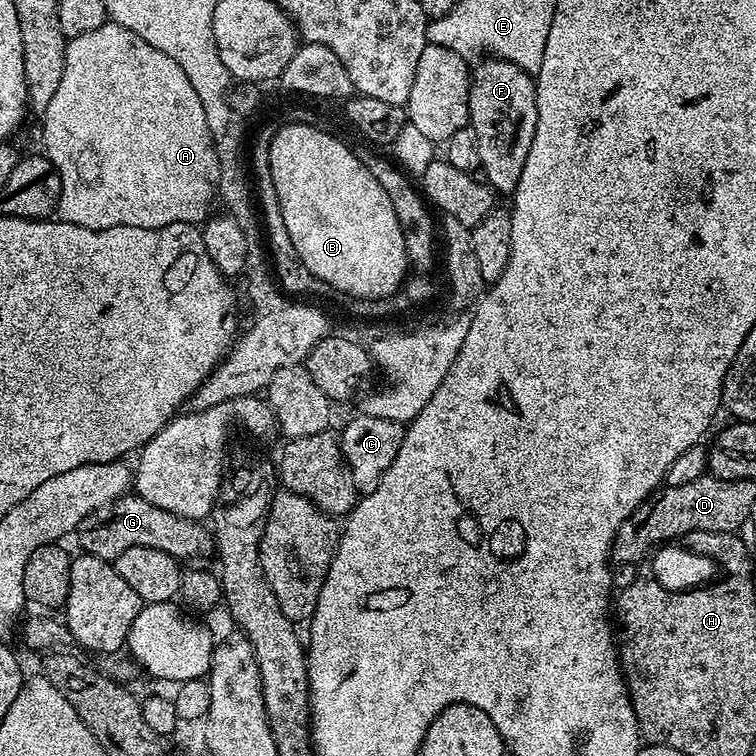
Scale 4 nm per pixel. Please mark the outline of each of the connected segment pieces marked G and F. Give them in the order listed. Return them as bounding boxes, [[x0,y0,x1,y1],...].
[[74,494,214,562],[470,59,538,194]]

